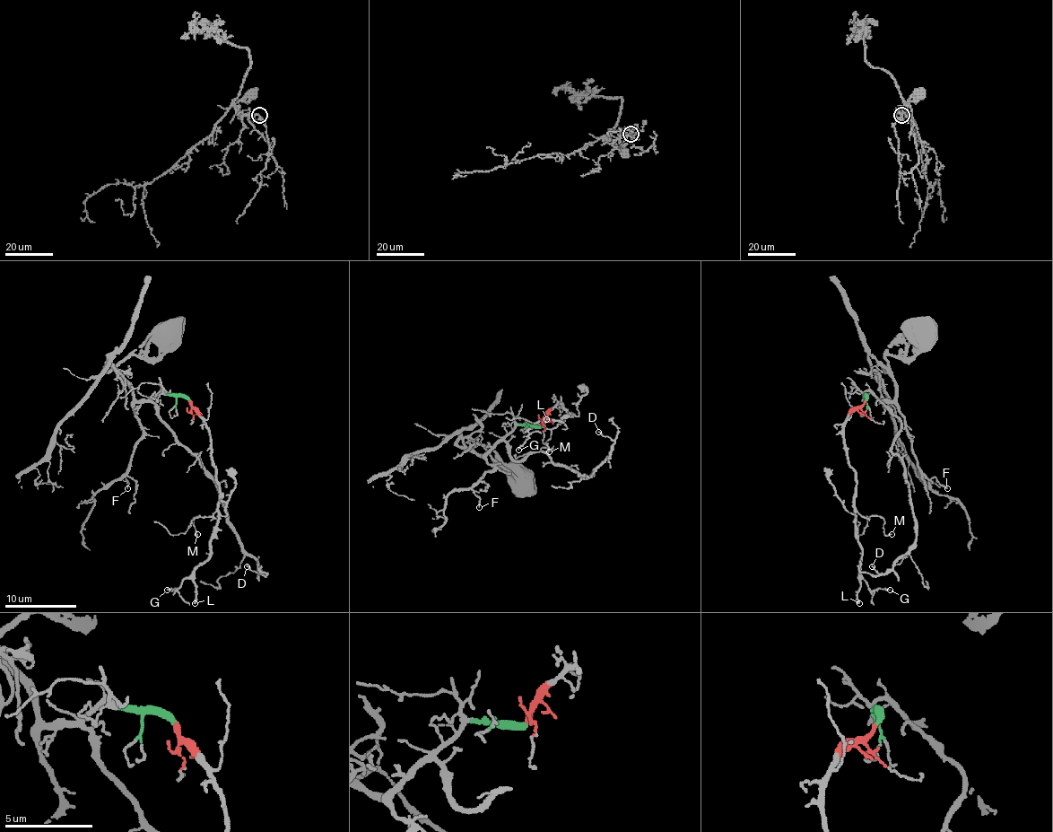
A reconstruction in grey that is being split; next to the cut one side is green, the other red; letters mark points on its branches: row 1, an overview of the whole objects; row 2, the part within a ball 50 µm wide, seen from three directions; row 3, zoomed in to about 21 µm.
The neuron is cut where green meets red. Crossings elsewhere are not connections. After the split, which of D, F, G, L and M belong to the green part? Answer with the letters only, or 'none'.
D, F

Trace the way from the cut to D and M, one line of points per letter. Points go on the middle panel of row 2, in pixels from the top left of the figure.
D: (540, 424), (515, 426), (508, 453), (545, 453), (579, 475), (610, 453), (597, 432)
M: (540, 424), (560, 403), (569, 416), (570, 414), (551, 430), (551, 437), (545, 442), (549, 451)

